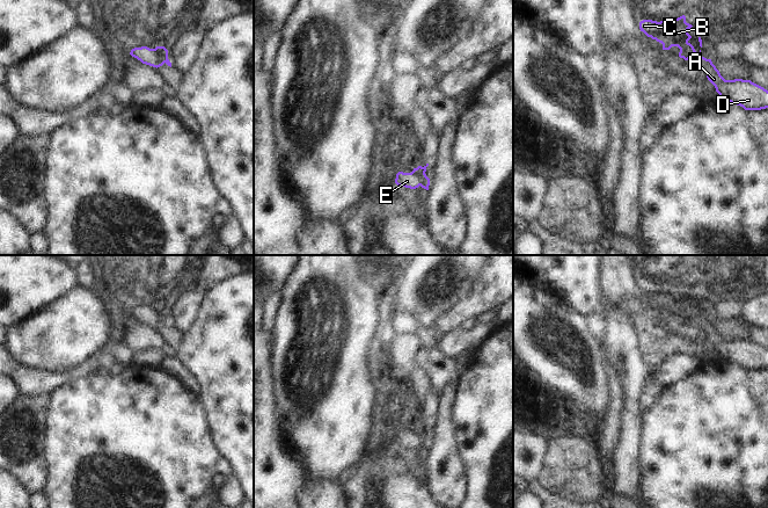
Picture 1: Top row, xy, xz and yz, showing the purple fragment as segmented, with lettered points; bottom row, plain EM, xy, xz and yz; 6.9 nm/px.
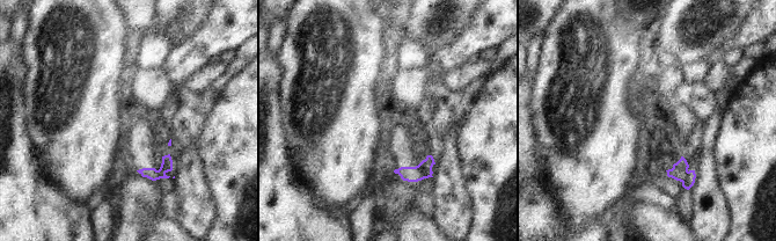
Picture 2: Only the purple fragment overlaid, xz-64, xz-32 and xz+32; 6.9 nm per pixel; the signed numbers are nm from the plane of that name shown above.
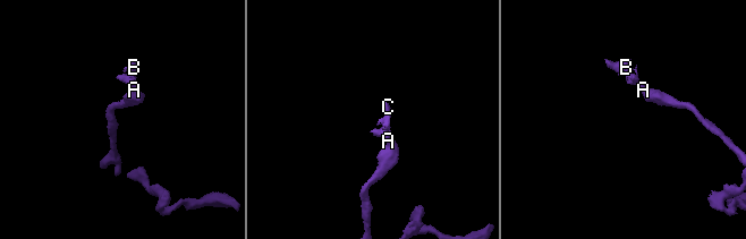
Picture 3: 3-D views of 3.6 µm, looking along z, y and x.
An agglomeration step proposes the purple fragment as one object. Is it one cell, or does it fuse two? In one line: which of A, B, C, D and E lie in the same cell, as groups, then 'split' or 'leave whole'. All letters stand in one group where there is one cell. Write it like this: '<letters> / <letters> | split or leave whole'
A D / B C E | split

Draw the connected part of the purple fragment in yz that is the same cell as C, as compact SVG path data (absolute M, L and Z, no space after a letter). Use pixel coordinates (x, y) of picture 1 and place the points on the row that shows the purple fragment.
M682 15L675 20L667 19L660 22L652 20L643 20L639 22L639 29L648 37L656 39L663 44L663 50L670 50L672 46L680 49L679 57L688 60L701 56L701 50L695 51L694 46L688 42L692 36L688 30L693 26L686 22L686 16Z

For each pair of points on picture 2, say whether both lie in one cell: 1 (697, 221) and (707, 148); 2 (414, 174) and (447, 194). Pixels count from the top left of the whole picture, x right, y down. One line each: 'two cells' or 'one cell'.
1: one cell
2: two cells

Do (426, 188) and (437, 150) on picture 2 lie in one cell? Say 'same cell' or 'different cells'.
different cells

